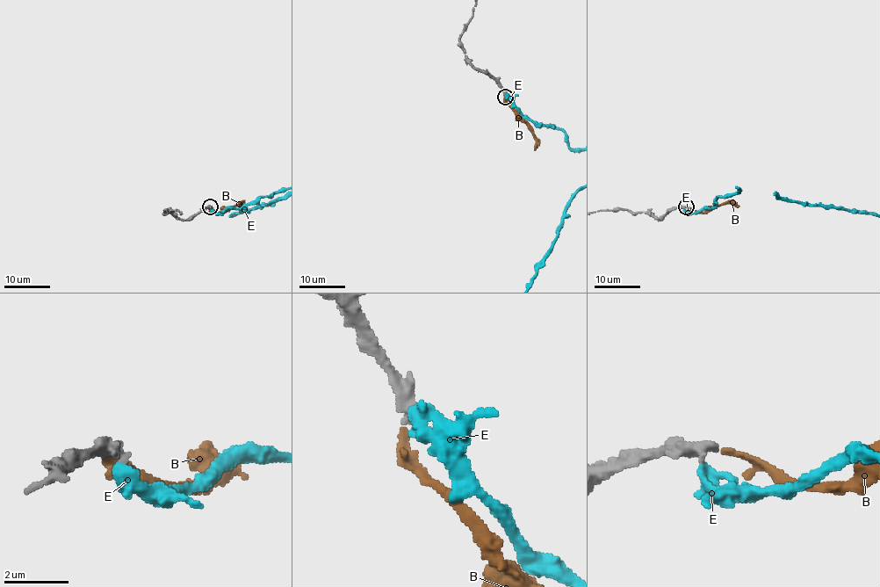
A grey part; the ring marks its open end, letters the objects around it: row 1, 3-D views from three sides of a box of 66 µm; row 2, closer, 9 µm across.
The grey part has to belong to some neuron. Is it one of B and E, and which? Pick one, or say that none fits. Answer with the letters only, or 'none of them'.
B

